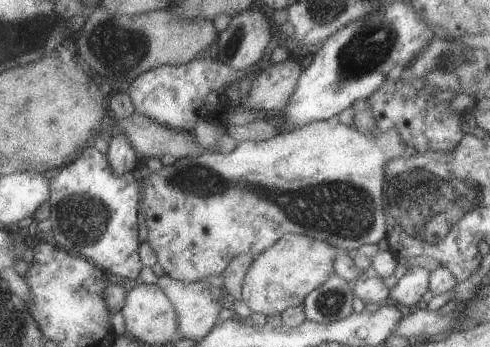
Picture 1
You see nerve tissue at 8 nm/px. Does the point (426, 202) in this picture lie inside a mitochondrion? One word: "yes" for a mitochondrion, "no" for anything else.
yes

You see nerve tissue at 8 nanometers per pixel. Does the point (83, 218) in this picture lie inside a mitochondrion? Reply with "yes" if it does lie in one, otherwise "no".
yes

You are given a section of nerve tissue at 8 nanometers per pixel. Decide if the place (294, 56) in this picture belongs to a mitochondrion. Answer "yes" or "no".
no

